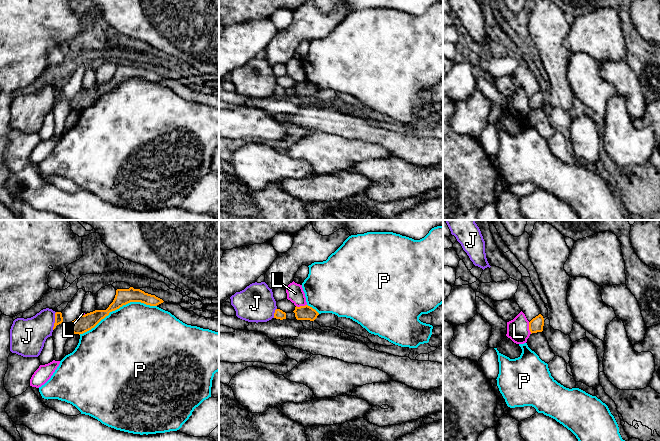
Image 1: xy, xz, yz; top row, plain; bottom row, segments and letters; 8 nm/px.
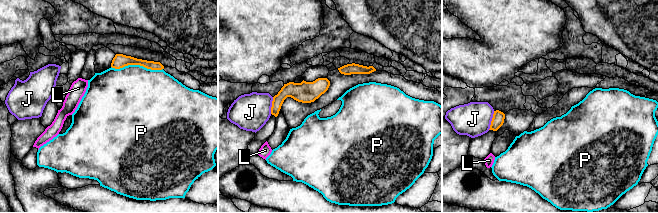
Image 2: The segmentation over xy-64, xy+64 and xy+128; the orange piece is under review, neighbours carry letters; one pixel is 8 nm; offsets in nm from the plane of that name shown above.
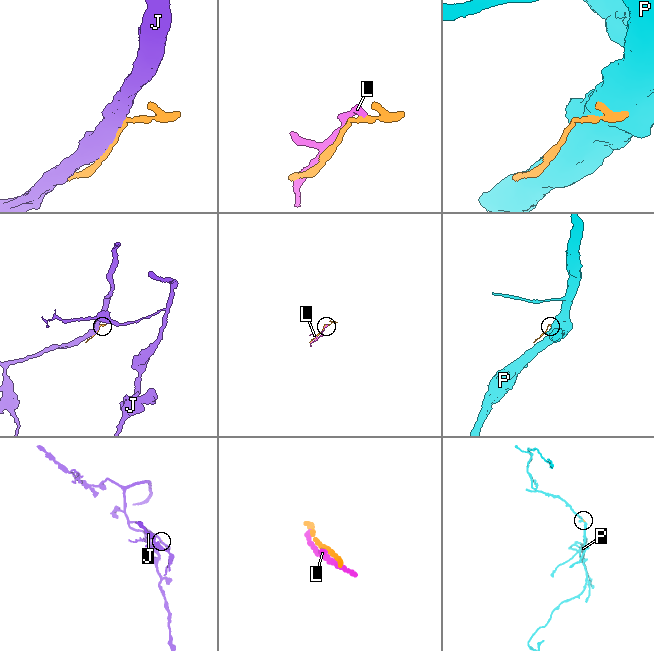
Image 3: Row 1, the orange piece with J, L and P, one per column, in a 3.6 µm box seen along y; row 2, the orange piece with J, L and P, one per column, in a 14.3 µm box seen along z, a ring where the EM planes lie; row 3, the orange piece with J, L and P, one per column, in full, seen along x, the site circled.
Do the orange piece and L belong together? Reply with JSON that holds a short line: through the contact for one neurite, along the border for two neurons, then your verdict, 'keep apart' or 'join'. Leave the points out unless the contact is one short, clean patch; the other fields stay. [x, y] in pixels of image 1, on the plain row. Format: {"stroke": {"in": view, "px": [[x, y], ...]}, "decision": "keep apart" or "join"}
{"decision": "keep apart"}

